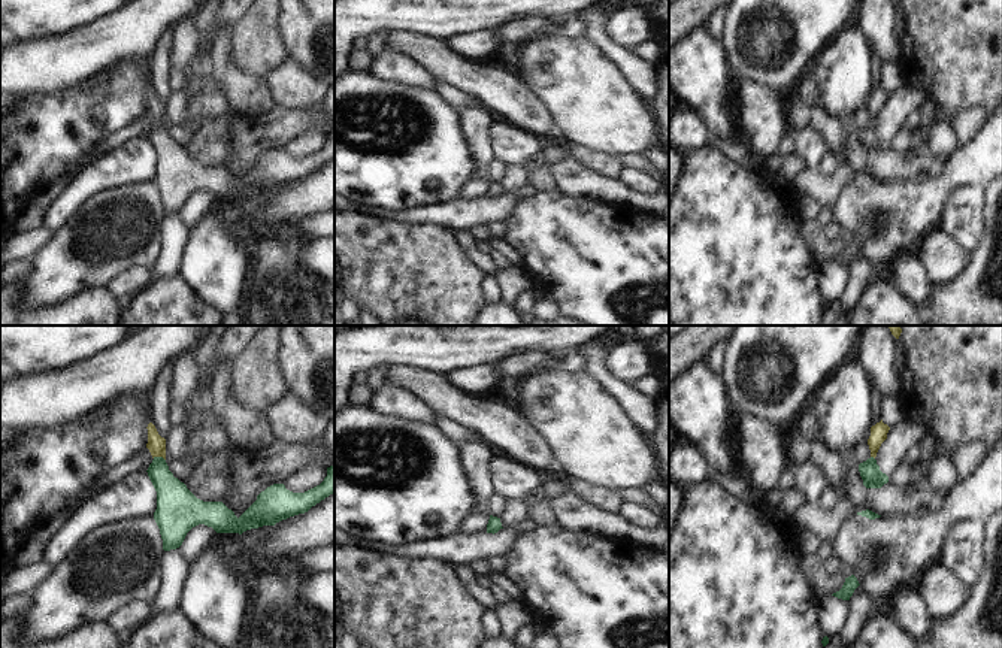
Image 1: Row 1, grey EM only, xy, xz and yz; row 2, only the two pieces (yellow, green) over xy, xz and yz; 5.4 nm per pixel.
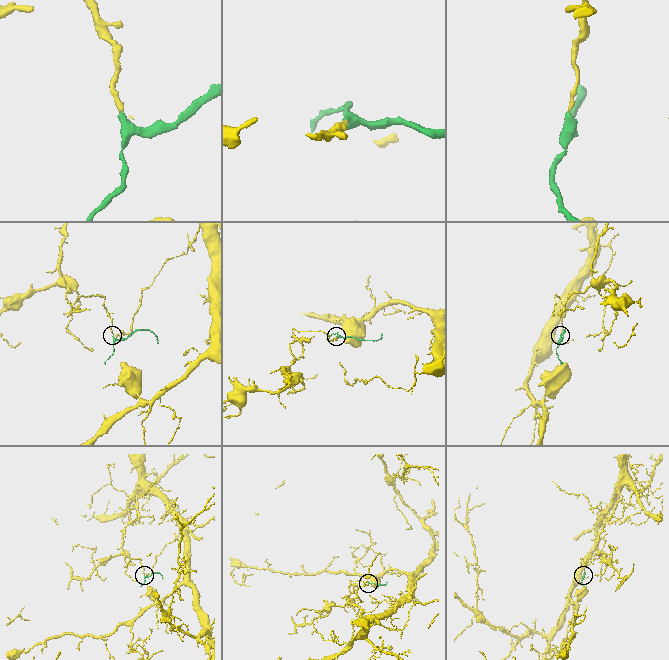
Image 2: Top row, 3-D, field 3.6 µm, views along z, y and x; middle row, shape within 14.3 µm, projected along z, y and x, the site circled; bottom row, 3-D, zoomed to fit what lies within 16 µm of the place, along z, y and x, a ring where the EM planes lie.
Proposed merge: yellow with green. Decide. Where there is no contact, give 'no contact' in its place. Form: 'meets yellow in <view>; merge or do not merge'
meets yellow in xy; merge

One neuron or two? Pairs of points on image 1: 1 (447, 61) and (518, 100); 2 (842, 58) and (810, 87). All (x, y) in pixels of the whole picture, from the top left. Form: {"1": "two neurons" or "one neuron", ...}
{"1": "one neuron", "2": "two neurons"}

